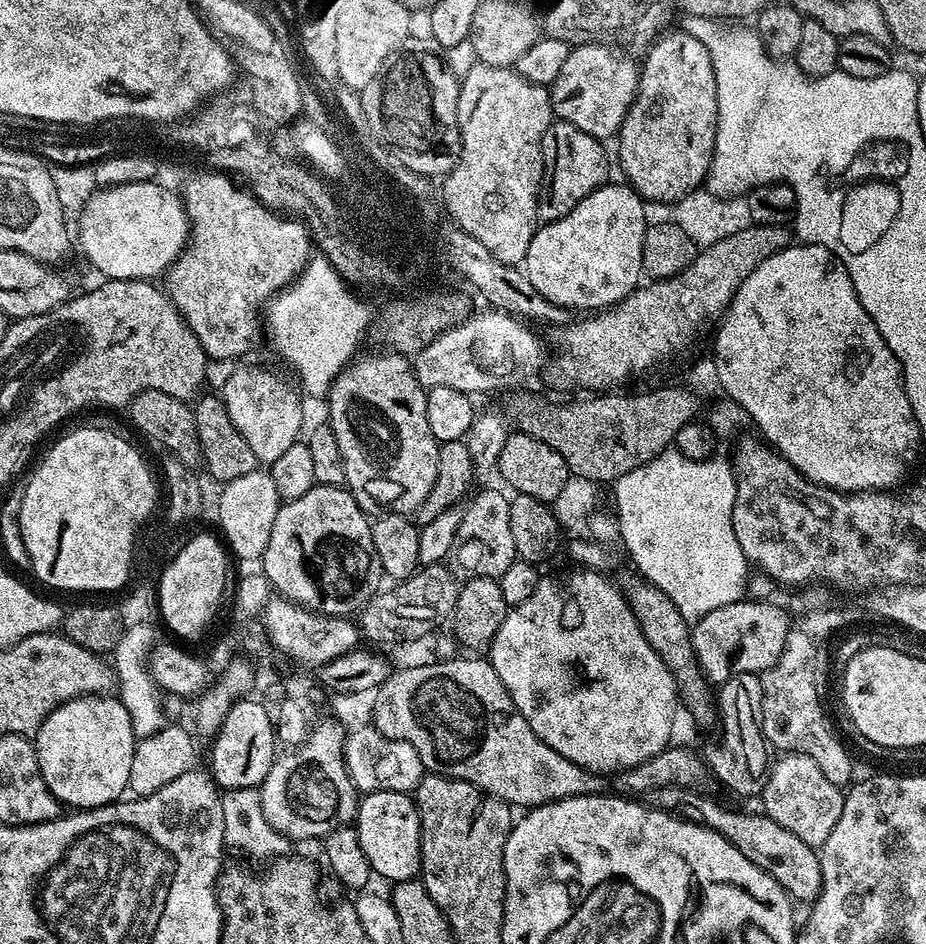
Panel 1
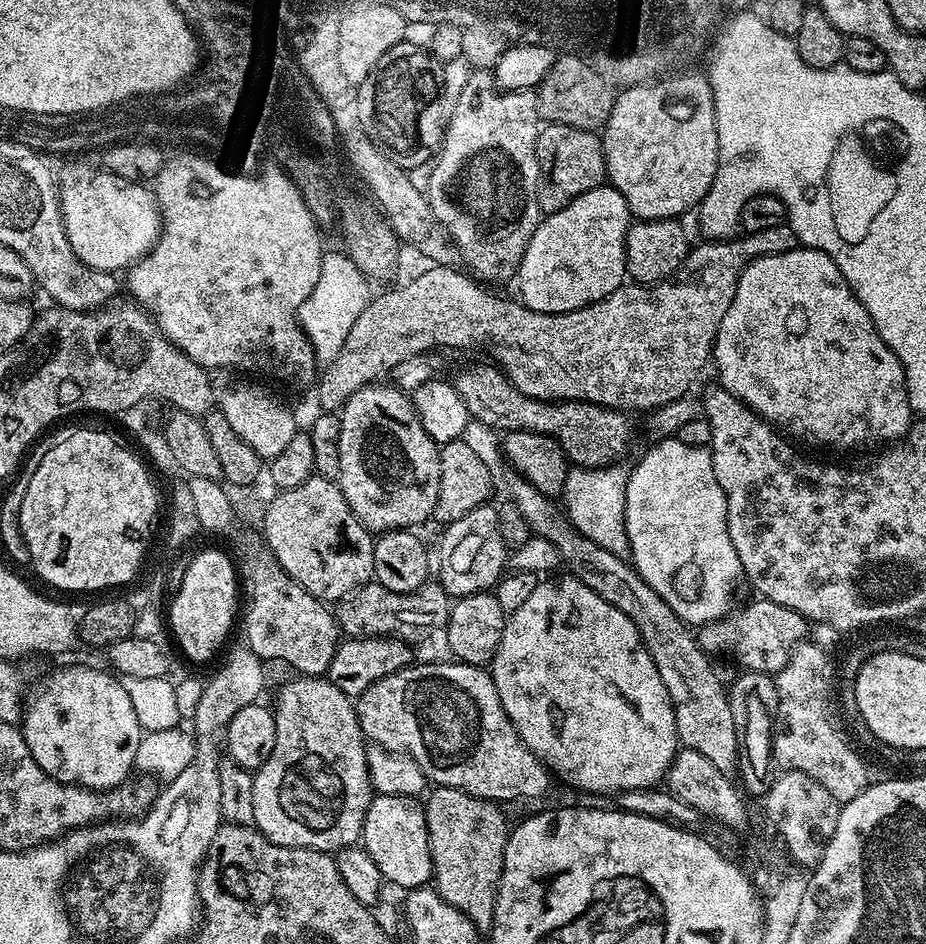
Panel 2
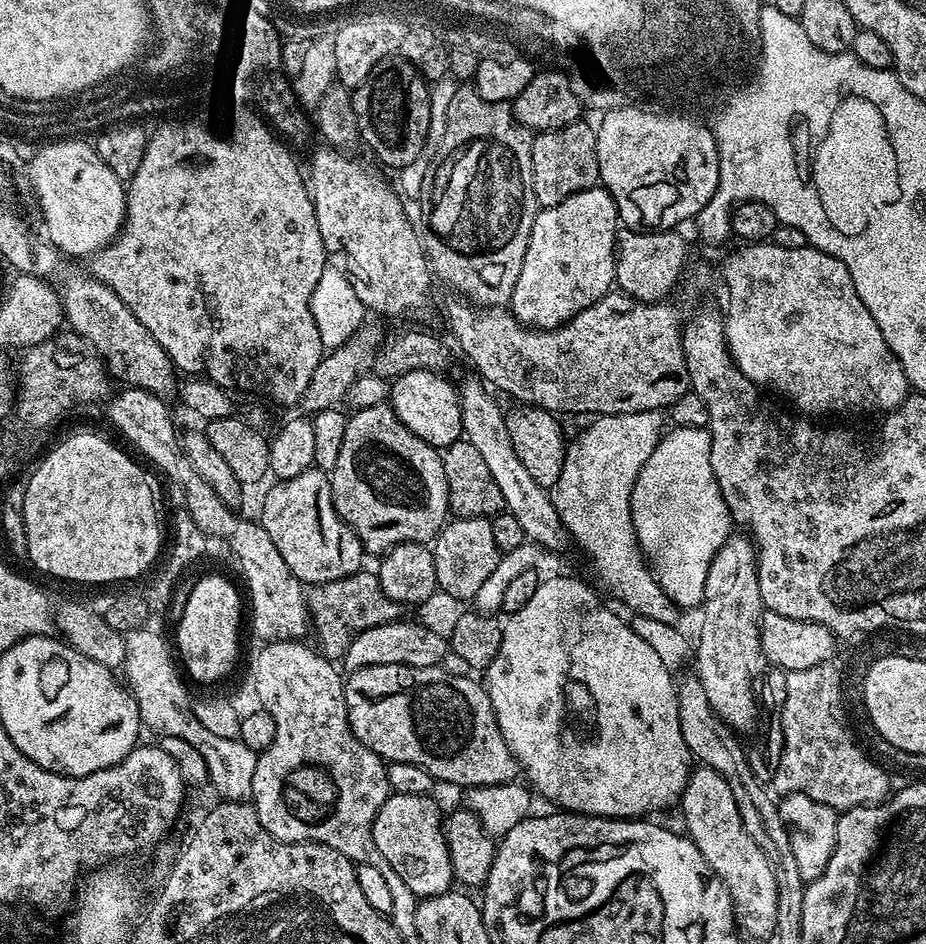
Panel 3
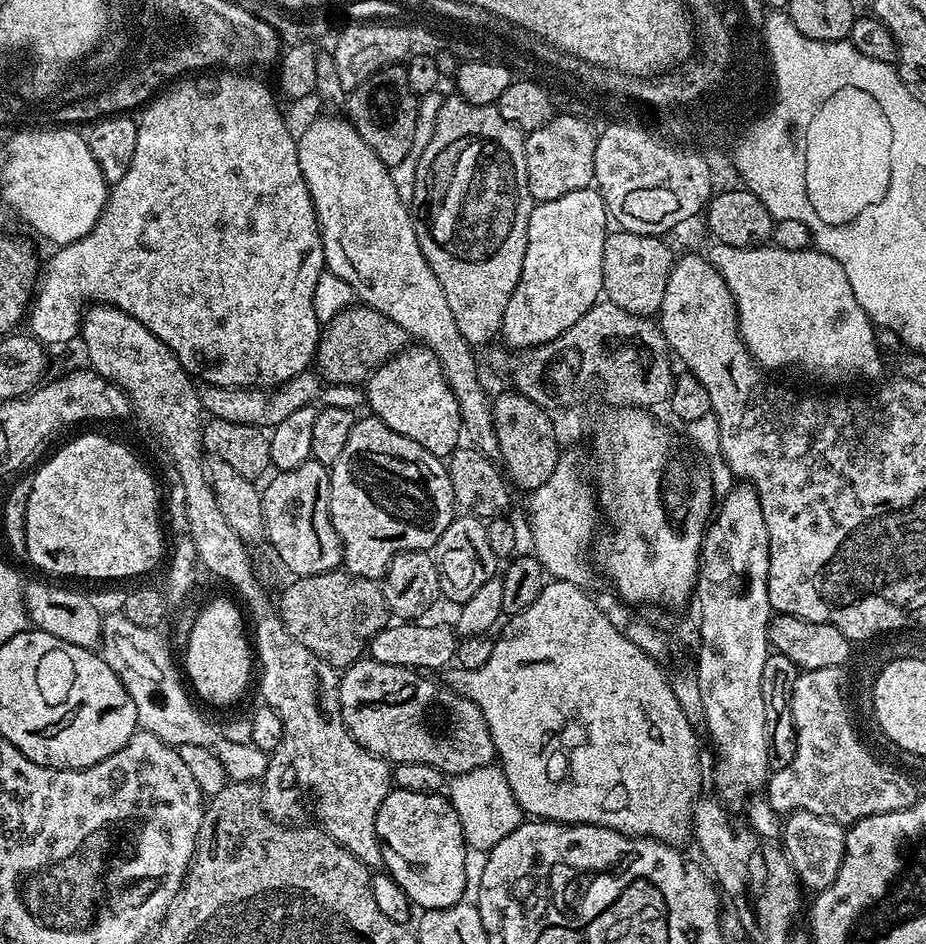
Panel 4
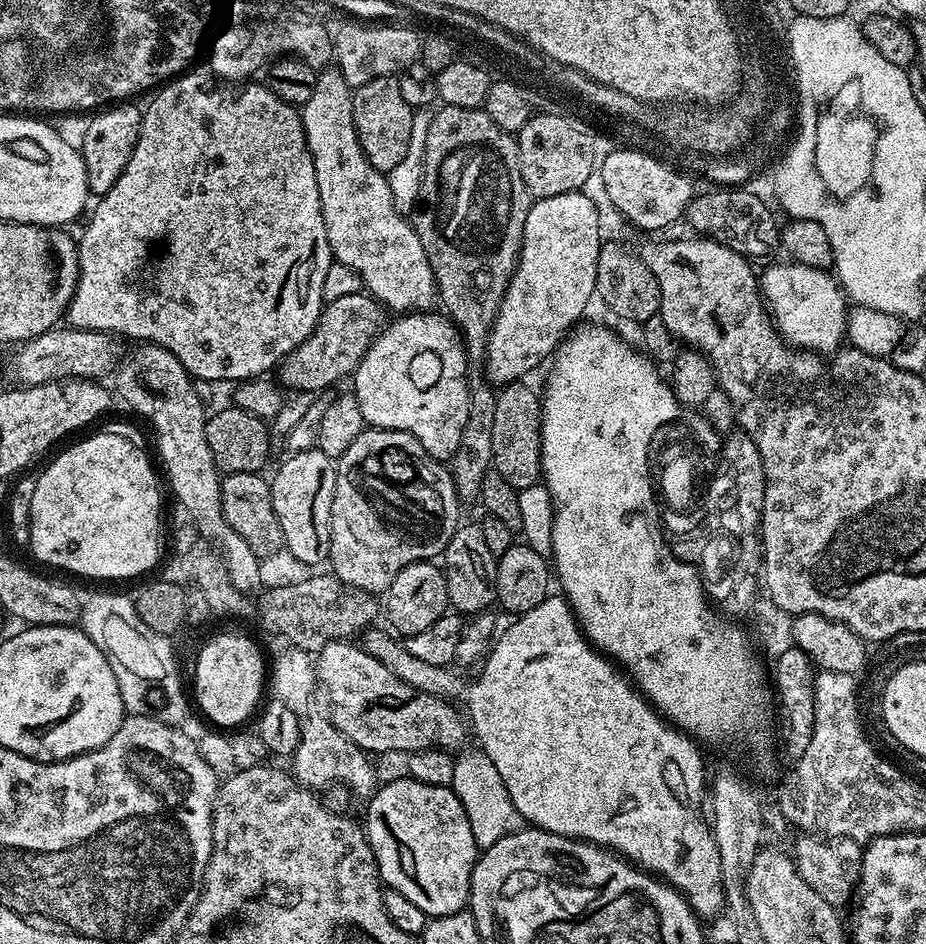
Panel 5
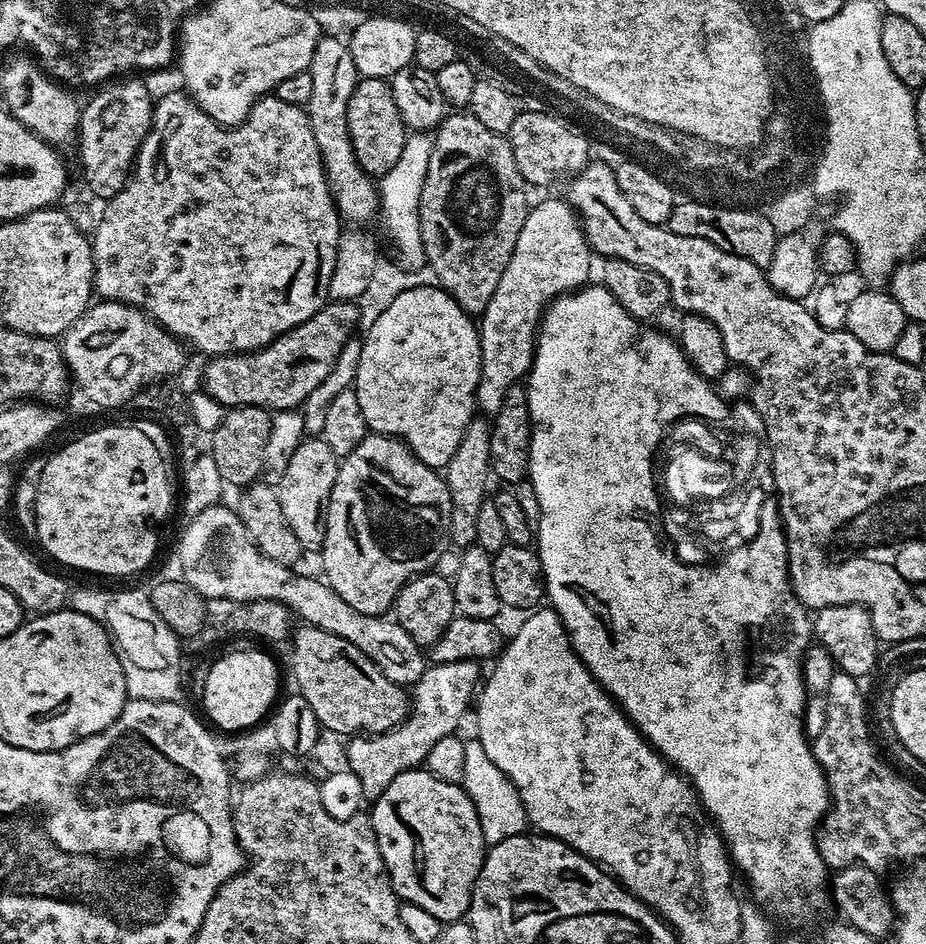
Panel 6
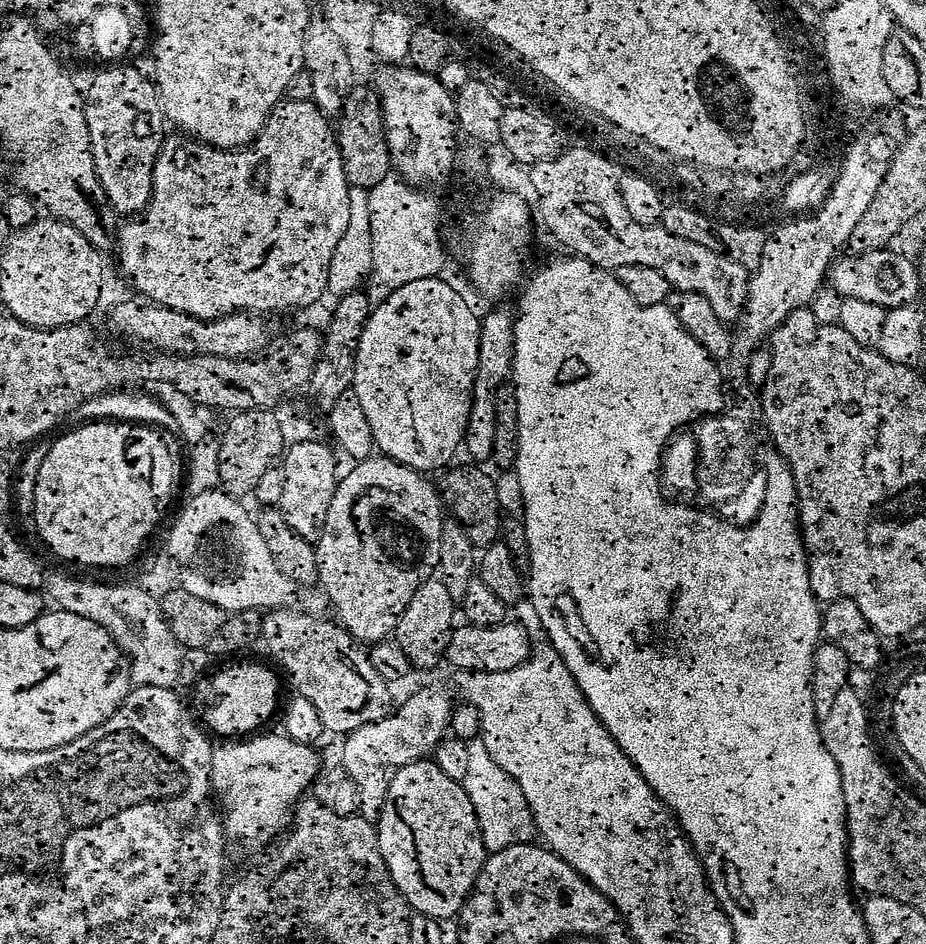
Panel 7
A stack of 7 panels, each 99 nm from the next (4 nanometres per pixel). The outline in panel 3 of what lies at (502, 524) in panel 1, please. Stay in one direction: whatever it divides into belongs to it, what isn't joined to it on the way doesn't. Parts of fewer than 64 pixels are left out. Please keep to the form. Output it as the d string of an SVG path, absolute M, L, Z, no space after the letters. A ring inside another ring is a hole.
M459 518L445 523L434 540L436 583L439 591L463 602L471 601L482 582L493 573L502 553L494 546L492 521L488 518Z

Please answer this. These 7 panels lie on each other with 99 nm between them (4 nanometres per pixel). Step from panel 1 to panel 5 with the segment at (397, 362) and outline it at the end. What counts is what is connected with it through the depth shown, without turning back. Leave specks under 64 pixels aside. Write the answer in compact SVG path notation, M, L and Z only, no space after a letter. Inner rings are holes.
M365 427L350 450L335 461L336 485L330 518L330 572L348 588L373 594L387 593L390 582L398 578L398 570L419 560L435 561L446 550L455 534L460 517L461 501L455 490L452 473L441 461L433 460L409 432L393 428Z

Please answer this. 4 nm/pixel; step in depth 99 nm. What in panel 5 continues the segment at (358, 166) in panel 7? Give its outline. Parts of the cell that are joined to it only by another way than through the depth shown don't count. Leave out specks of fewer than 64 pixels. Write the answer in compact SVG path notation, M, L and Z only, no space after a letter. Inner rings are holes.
M396 76L374 78L363 84L352 93L352 109L354 110L354 126L358 134L358 142L374 170L385 174L394 170L402 158L406 156L410 143L413 106L406 102L402 94L402 86Z

